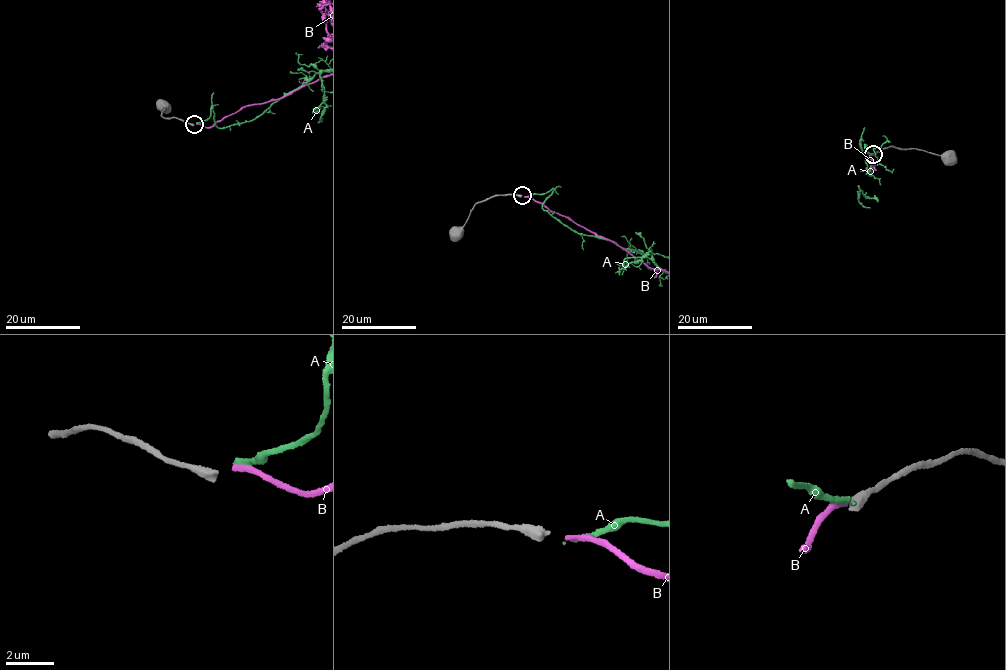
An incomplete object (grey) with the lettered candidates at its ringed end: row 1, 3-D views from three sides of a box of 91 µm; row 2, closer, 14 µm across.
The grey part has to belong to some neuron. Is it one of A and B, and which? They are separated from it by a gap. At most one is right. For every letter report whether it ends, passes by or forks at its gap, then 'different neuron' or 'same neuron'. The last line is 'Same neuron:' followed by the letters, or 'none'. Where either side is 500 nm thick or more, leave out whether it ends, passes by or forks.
A: it ends; different neuron
B: it ends; different neuron
Same neuron: none

